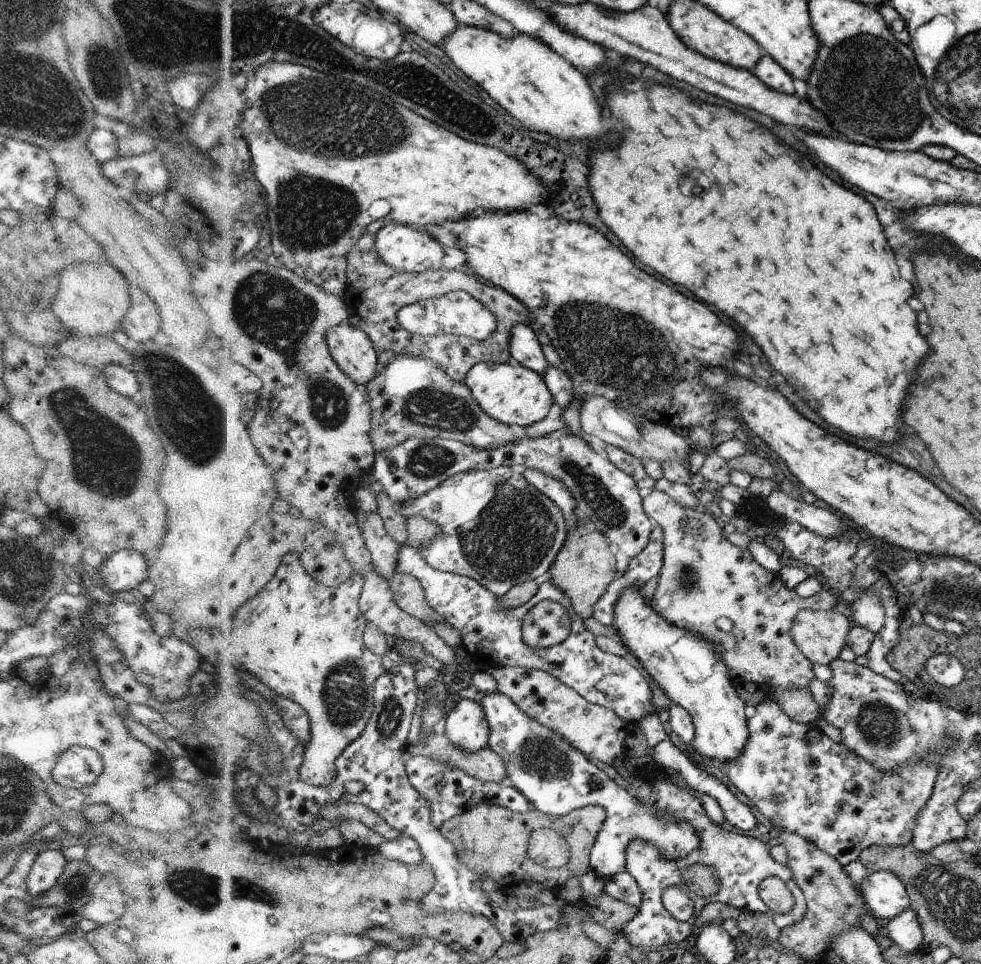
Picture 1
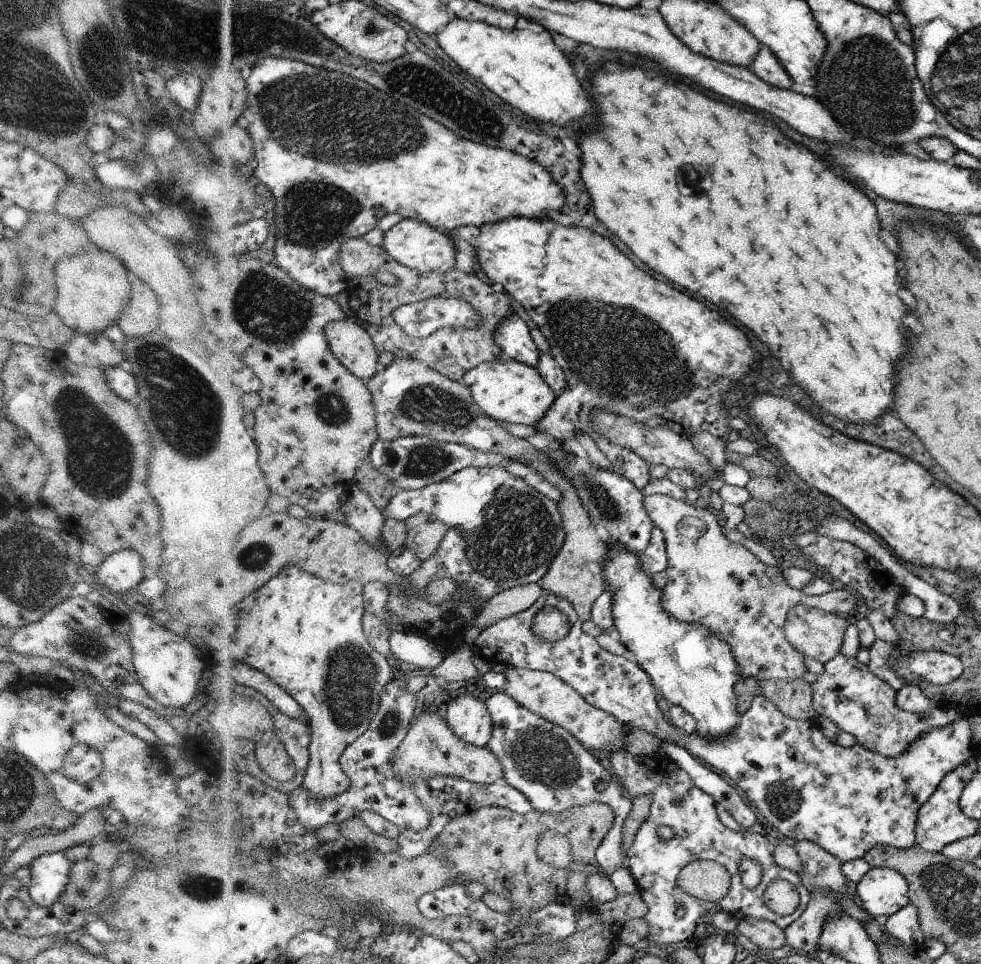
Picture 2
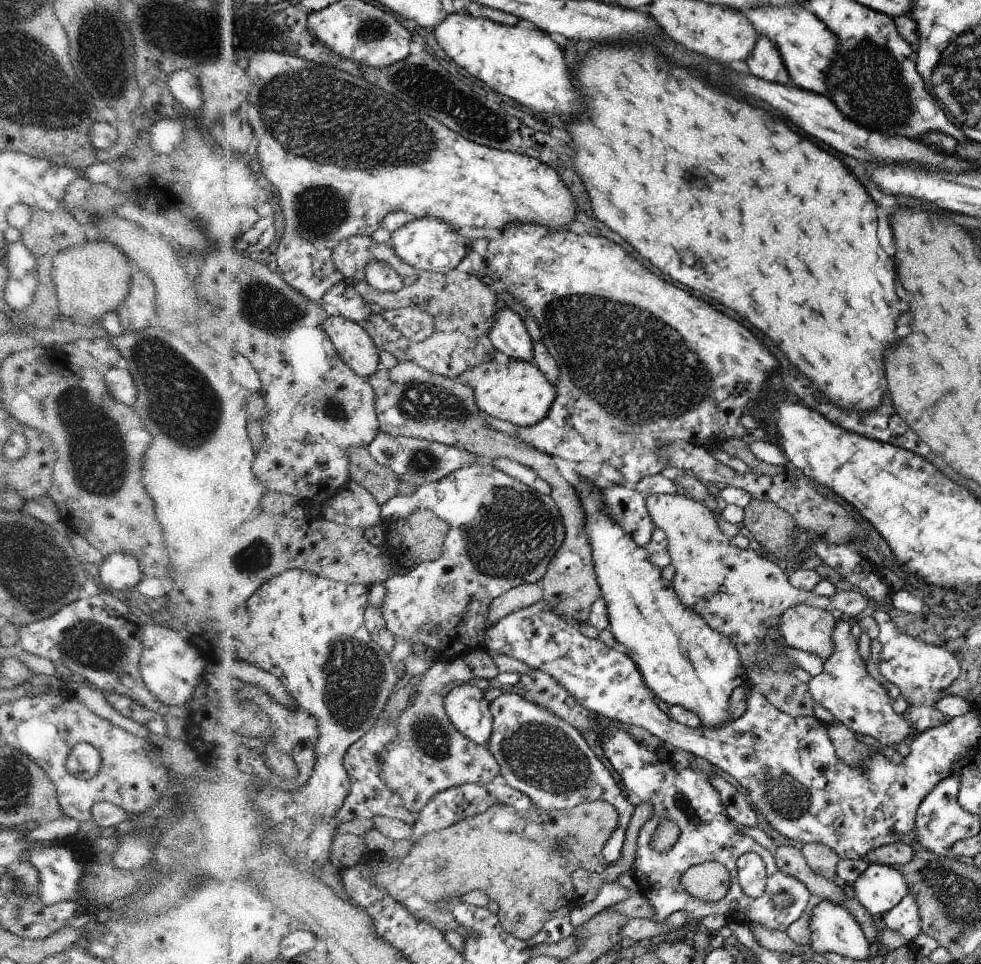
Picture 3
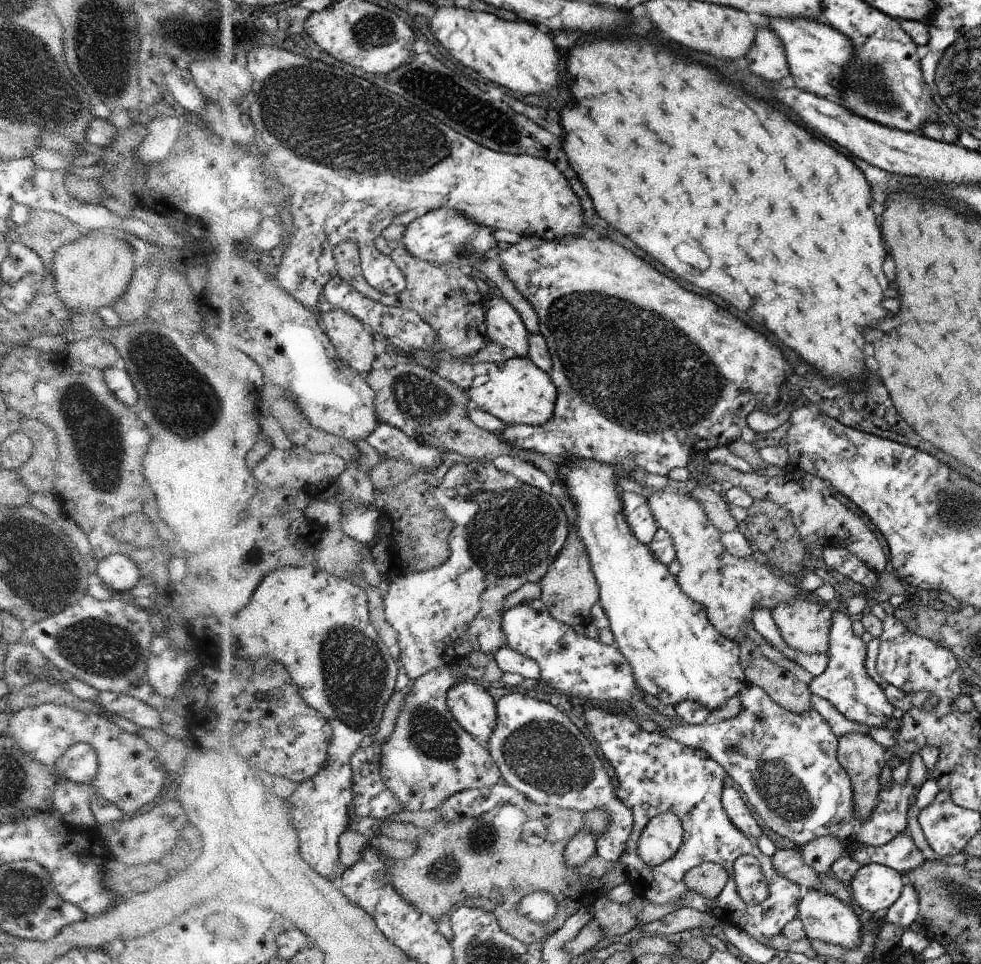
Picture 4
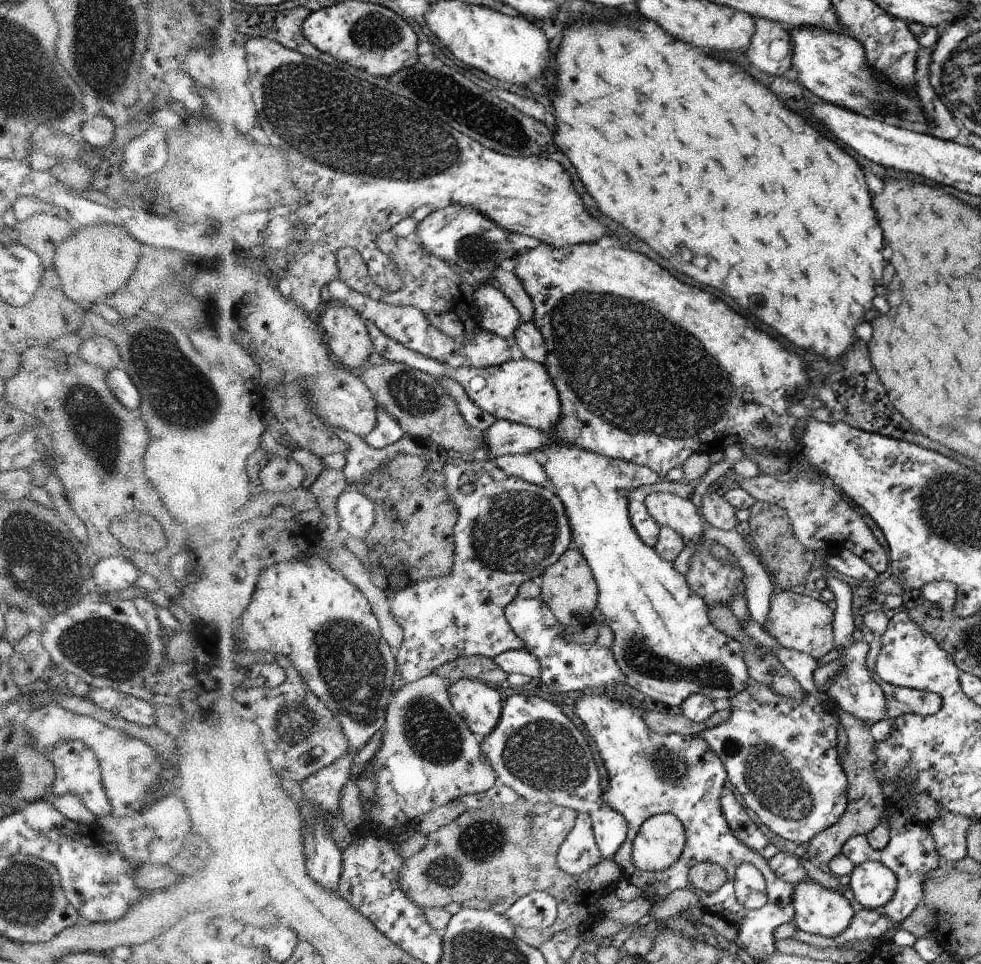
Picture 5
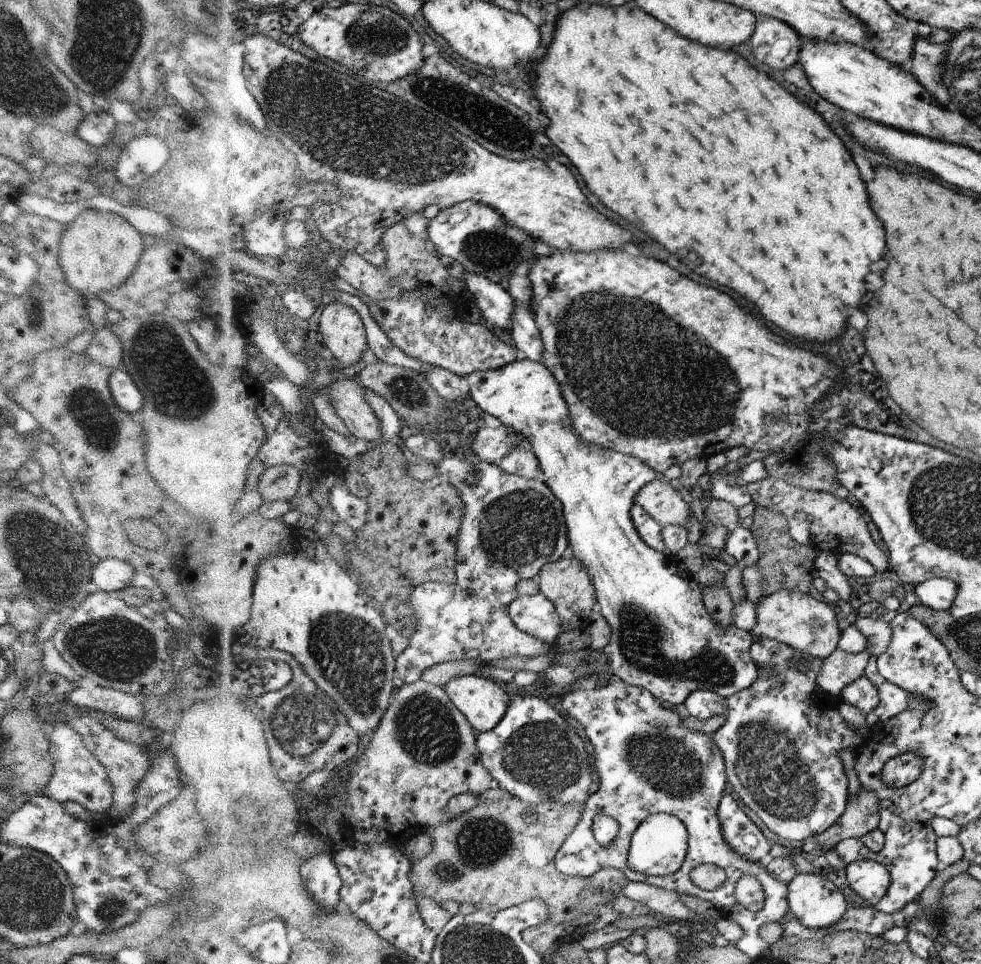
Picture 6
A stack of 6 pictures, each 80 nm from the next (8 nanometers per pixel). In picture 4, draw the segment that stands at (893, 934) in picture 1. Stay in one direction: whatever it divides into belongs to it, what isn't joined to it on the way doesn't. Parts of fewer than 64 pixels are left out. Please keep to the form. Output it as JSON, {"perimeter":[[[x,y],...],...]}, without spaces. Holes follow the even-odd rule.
{"perimeter":[[[904,882],[901,896],[897,898],[892,906],[889,906],[888,912],[886,912],[885,922],[901,926],[904,931],[910,930],[906,928],[916,920],[920,910],[920,895],[917,887]]]}

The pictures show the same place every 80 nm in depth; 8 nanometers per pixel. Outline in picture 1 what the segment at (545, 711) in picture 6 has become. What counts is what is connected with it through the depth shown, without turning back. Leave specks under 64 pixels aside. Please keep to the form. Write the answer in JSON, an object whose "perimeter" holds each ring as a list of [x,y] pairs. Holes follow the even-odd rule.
{"perimeter":[[[493,692],[481,701],[491,730],[488,749],[501,755],[507,768],[506,780],[526,797],[532,809],[556,816],[588,805],[604,808],[604,824],[590,846],[590,862],[600,878],[609,880],[627,870],[629,844],[636,839],[654,843],[667,859],[688,856],[699,848],[701,838],[691,824],[662,817],[650,804],[638,804],[635,792],[620,788],[566,737],[526,714],[509,696]]]}

